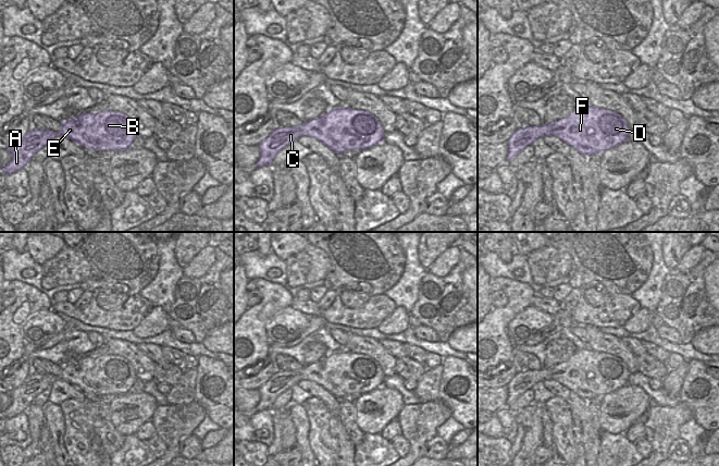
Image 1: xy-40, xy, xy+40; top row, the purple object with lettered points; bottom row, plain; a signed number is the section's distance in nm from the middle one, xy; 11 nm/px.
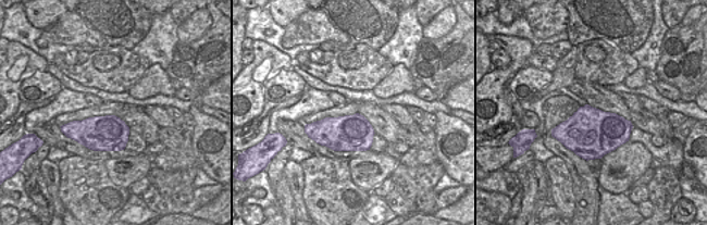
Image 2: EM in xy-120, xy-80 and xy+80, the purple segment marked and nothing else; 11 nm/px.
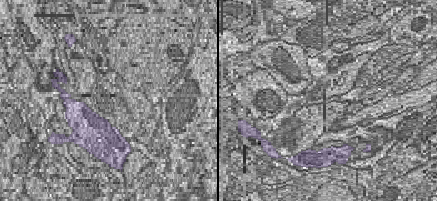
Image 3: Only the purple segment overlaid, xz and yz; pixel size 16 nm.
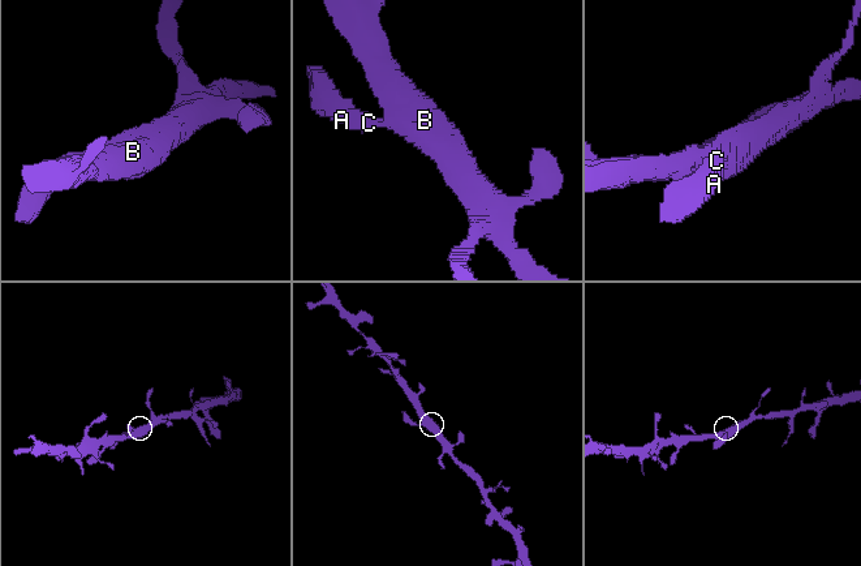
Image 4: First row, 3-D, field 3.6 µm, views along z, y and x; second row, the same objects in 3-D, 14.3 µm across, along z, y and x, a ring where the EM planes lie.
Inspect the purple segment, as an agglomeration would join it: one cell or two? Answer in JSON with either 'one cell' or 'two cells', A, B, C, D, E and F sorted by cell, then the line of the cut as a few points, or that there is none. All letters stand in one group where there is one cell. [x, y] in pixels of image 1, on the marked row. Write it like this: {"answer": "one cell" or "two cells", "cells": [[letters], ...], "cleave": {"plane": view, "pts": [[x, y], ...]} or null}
{"answer": "one cell", "cells": [["A", "B", "C", "D", "E", "F"]], "cleave": null}

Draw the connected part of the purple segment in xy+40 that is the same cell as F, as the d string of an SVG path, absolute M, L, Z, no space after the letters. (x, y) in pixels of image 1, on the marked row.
M588 103L579 106L570 115L553 124L518 128L507 142L506 163L532 146L538 137L556 136L588 157L627 142L629 132L628 122L620 114Z

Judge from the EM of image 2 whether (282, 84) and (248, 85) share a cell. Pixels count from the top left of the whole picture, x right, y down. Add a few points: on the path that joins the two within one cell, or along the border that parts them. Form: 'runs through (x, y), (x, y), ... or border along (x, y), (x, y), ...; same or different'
border along (286, 70), (281, 70), (265, 84), (265, 101); different

